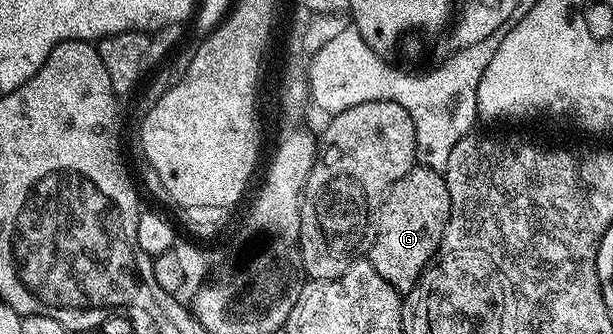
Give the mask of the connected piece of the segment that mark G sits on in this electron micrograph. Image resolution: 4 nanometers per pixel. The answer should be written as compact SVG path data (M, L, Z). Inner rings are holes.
M416 165L386 192L378 210L378 228L368 252L368 261L399 293L412 290L422 272L437 256L438 246L450 216L450 198L445 174Z

